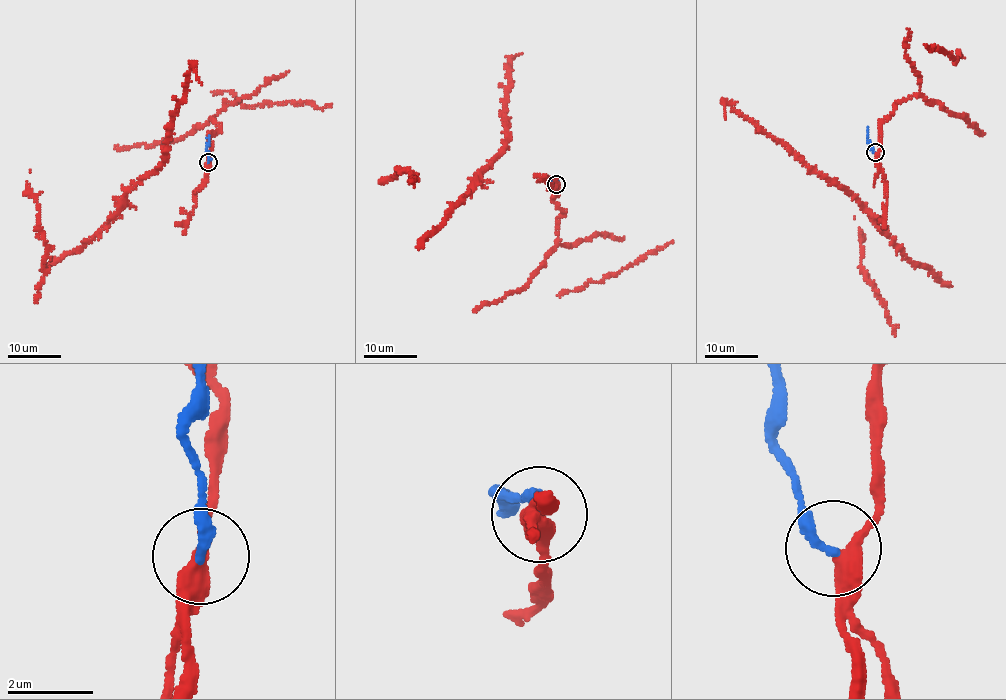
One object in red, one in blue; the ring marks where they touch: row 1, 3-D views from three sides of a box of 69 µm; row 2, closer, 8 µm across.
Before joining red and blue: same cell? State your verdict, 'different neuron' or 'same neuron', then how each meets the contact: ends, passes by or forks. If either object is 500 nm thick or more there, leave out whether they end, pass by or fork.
different neuron | red passes by | blue ends

